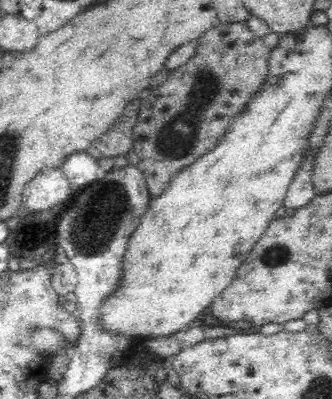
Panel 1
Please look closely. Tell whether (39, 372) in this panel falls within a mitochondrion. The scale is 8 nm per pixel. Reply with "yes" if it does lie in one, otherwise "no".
no

